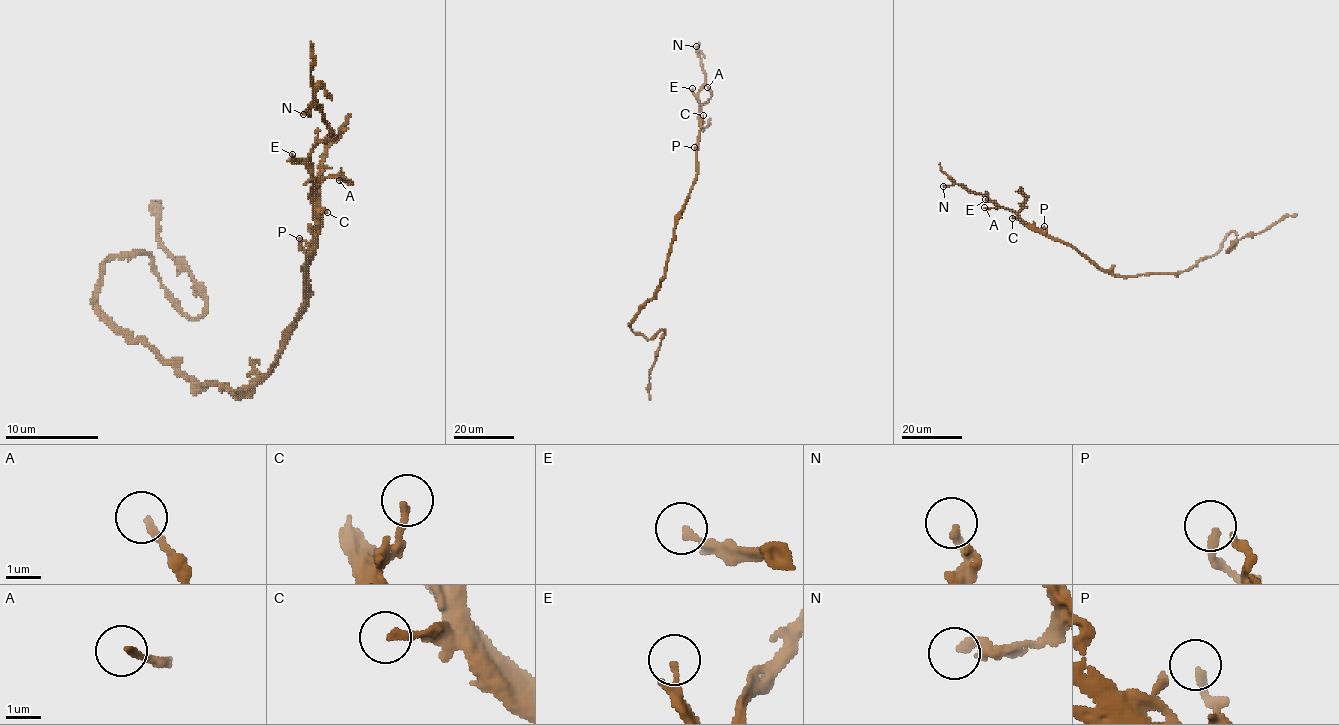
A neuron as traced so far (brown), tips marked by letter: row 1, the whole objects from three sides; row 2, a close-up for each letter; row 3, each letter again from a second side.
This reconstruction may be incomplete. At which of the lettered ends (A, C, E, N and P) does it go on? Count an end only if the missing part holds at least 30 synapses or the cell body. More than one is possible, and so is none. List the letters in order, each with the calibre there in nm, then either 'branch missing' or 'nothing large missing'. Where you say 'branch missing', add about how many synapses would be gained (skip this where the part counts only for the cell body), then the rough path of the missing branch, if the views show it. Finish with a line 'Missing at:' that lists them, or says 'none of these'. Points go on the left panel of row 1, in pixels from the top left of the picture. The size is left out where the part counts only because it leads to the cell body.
A: 170 nm thick; nothing large missing
C: 200 nm thick; nothing large missing
E: 110 nm thick; branch missing; about 35 synapses; missing branch runs (292, 154), (292, 170), (296, 175)
N: 240 nm thick; nothing large missing
P: 240 nm thick; nothing large missing
Missing at: E

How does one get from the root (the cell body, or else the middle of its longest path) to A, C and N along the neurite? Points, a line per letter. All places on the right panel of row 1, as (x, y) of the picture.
A: (1140, 274), (1111, 275), (1098, 269), (1069, 245), (1034, 231), (1013, 210), (1002, 207), (984, 207)
C: (1140, 274), (1111, 275), (1098, 269), (1069, 245), (1034, 231), (1012, 218)
N: (1140, 274), (1111, 275), (1069, 245), (1034, 231), (987, 196), (955, 183), (943, 186)

